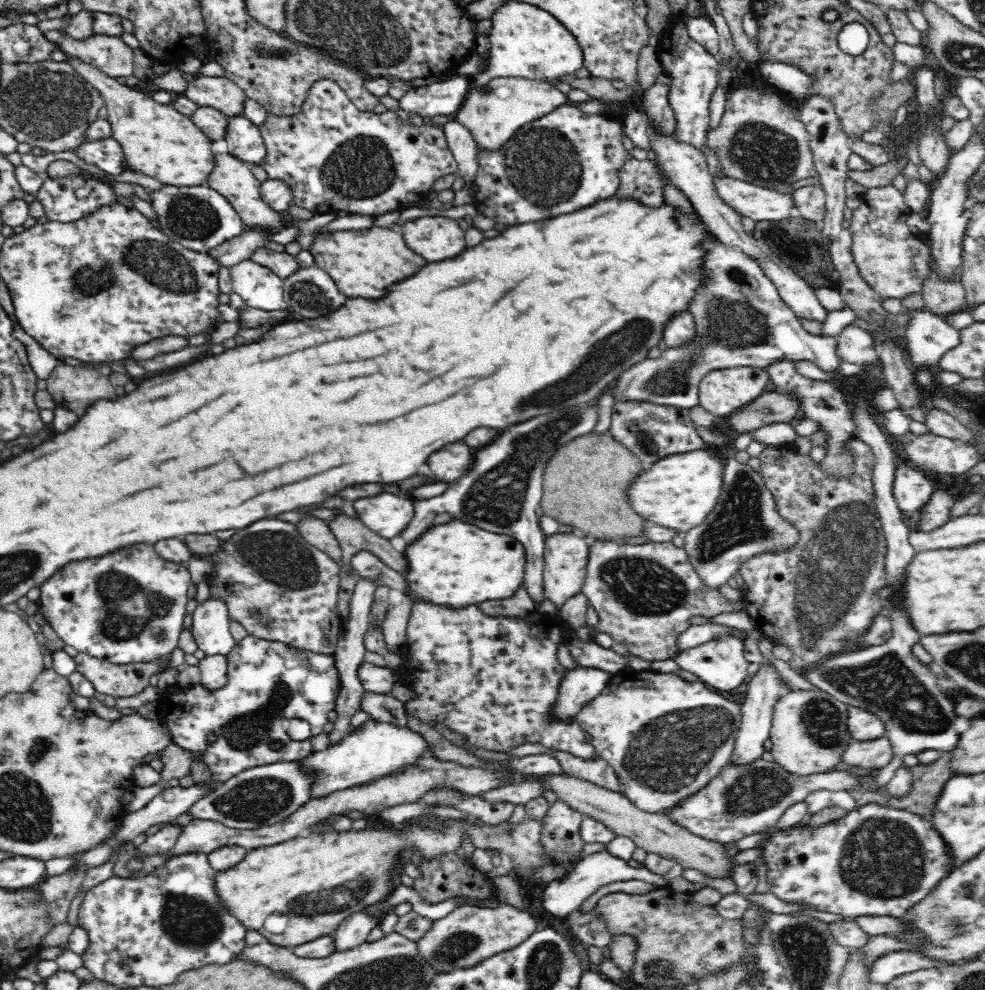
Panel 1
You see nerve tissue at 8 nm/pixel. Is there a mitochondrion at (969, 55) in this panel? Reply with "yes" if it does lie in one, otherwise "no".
yes

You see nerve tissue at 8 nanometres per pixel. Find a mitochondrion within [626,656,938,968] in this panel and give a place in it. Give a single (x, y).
(883, 858)

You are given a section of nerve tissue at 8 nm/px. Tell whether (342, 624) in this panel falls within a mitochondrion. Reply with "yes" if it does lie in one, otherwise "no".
no

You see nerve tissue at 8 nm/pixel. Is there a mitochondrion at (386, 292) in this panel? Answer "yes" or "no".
no

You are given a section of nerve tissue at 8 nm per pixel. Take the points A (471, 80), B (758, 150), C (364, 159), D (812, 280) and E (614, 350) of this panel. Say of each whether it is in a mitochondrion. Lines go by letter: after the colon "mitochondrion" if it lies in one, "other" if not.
A: other
B: mitochondrion
C: mitochondrion
D: other
E: mitochondrion

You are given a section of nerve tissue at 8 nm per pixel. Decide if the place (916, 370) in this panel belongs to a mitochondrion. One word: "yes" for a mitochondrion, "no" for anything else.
no

